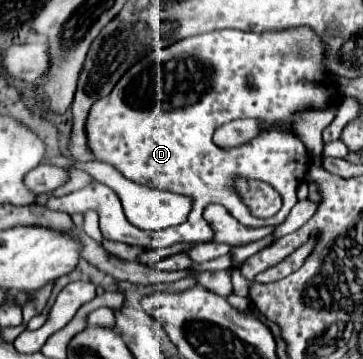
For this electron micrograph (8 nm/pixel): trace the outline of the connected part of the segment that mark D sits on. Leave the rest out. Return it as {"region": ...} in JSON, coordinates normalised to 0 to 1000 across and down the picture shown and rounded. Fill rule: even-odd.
{"region":[[[807,78],[807,84],[741,89],[741,95],[598,84],[598,89],[570,89],[554,100],[493,111],[477,128],[460,128],[444,139],[421,139],[416,150],[388,162],[372,184],[361,184],[350,206],[339,206],[339,217],[317,234],[317,245],[306,251],[306,262],[295,262],[295,273],[251,295],[234,340],[240,407],[245,407],[245,423],[262,435],[262,446],[306,457],[350,501],[366,501],[372,513],[526,546],[532,574],[515,613],[460,641],[433,641],[433,646],[383,641],[344,607],[328,546],[300,518],[267,501],[251,501],[240,518],[185,546],[135,552],[124,574],[140,574],[140,585],[174,585],[179,596],[196,596],[196,602],[256,585],[273,596],[273,635],[289,669],[317,669],[317,674],[388,685],[388,691],[460,691],[488,674],[581,669],[587,646],[570,613],[559,607],[559,585],[570,568],[587,568],[587,563],[614,568],[642,607],[653,607],[669,630],[686,630],[686,635],[774,624],[802,591],[807,568],[818,563],[818,540],[813,540],[818,518],[840,496],[857,462],[851,423],[835,407],[835,396],[813,373],[780,362],[774,345],[780,334],[802,329],[813,312],[835,301],[895,295],[923,267],[923,234],[901,217],[890,162],[895,162],[895,128],[879,117],[879,106],[857,78]],[[653,329],[725,329],[741,340],[741,357],[719,379],[708,379],[691,396],[691,407],[658,407],[636,418],[614,418],[592,407],[587,368],[603,351]],[[647,490],[741,507],[752,524],[763,524],[763,535],[780,552],[774,585],[758,602],[730,613],[691,602],[686,579],[664,563],[658,540],[642,524]]]}

